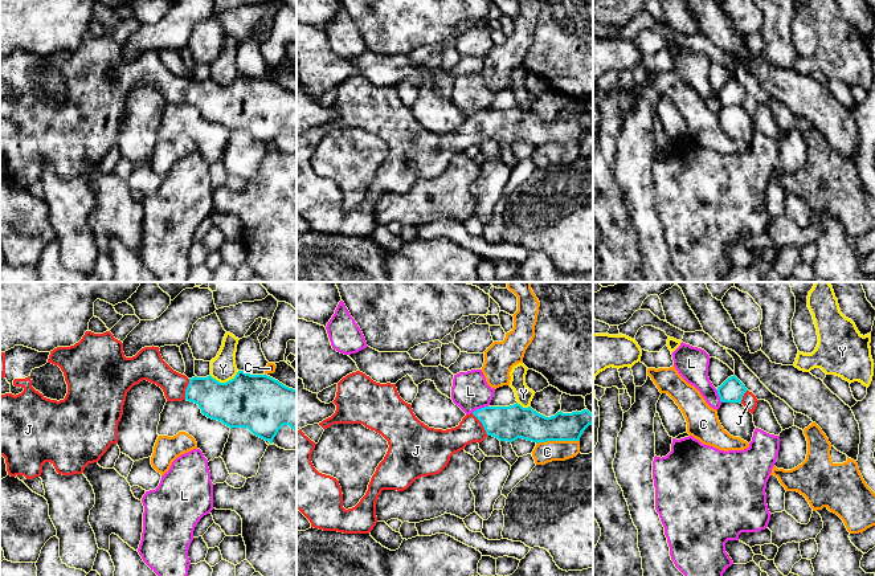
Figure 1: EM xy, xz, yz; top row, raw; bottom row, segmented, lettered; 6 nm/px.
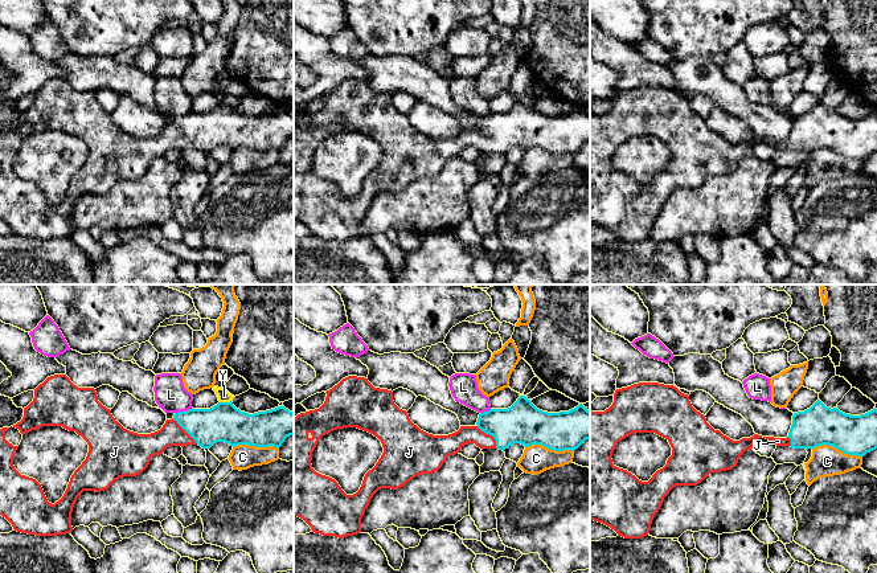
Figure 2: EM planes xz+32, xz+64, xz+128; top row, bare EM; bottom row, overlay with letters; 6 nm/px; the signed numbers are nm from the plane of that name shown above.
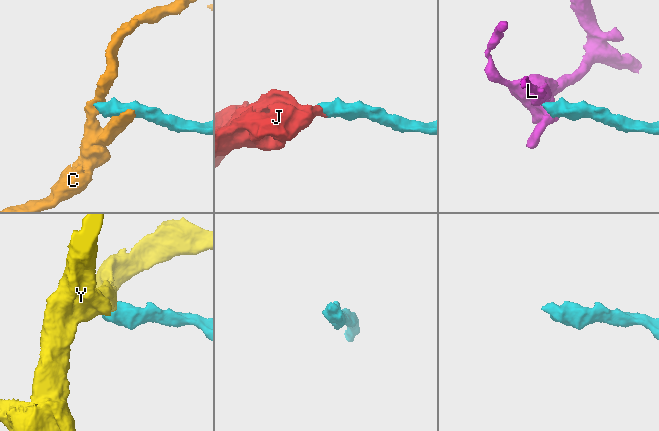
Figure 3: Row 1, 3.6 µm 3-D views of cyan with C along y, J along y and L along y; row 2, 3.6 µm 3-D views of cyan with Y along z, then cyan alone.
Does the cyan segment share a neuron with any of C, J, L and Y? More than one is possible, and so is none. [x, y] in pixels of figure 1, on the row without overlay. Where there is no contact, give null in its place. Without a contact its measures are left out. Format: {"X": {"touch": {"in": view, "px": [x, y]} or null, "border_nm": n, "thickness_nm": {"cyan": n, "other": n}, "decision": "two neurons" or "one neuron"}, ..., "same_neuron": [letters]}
{"C": {"touch": {"in": "xz", "px": [557, 143]}, "border_nm": 260, "thickness_nm": {"cyan": 190, "other": 130}, "decision": "two neurons"}, "J": {"touch": {"in": "xz", "px": [482, 127]}, "border_nm": 170, "thickness_nm": {"cyan": 200, "other": 160}, "decision": "one neuron"}, "L": {"touch": {"in": "xz", "px": [479, 113]}, "border_nm": 110, "thickness_nm": {"cyan": 200, "other": 220}, "decision": "two neurons"}, "Y": {"touch": {"in": "xy", "px": [224, 86]}, "border_nm": 190, "thickness_nm": {"cyan": 340, "other": 160}, "decision": "two neurons"}, "same_neuron": ["J"]}

